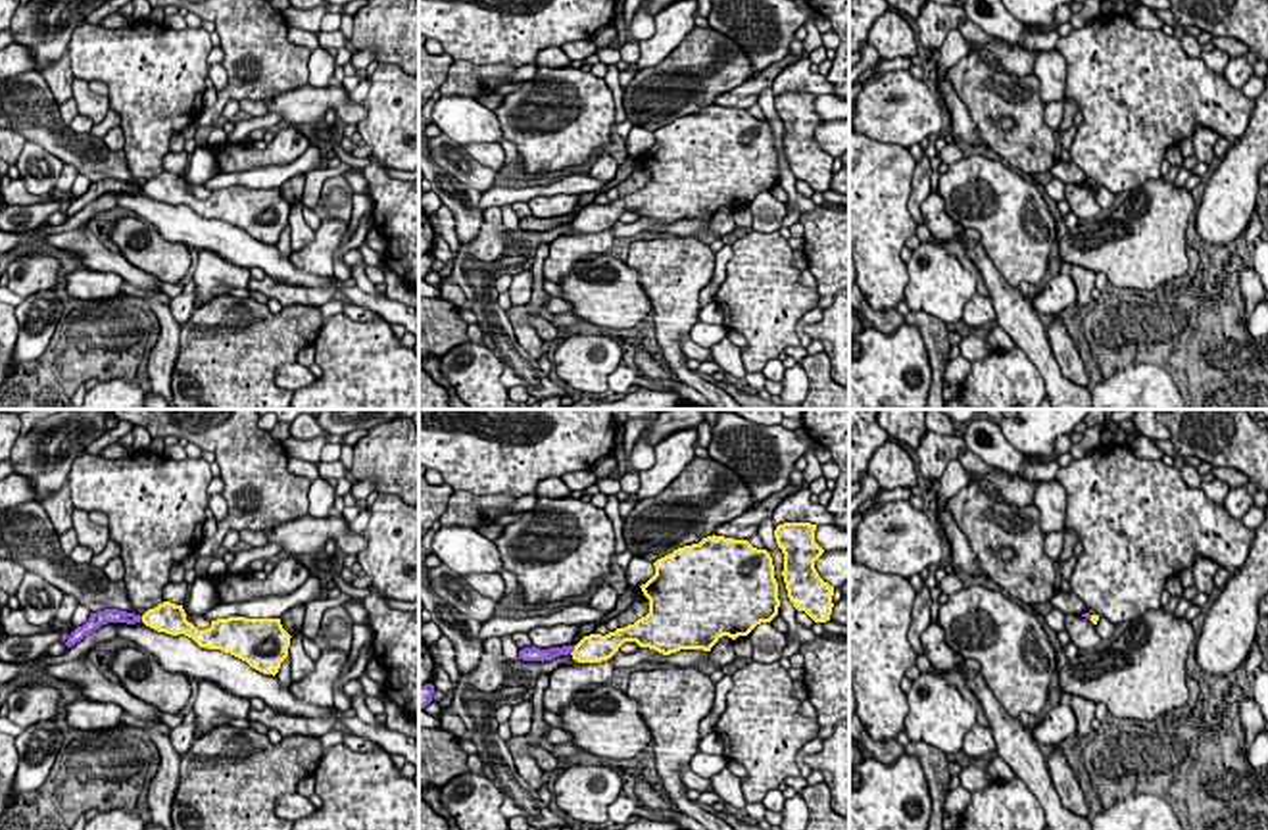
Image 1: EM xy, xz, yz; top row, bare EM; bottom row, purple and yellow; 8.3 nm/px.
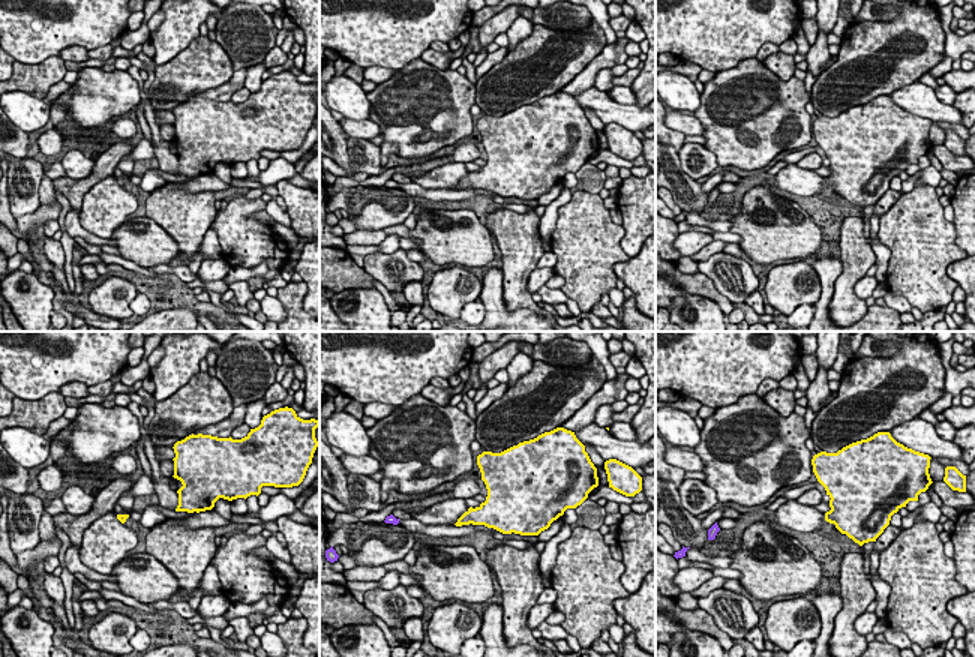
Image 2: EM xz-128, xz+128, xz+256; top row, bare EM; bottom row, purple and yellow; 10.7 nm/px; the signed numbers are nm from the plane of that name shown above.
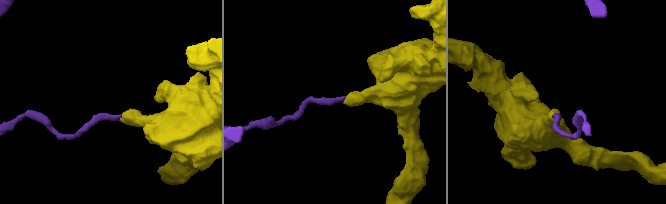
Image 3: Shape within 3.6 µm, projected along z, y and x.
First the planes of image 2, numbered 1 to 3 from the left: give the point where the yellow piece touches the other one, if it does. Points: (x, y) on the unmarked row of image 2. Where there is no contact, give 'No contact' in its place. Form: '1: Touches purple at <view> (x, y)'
1: No contact
2: No contact
3: No contact

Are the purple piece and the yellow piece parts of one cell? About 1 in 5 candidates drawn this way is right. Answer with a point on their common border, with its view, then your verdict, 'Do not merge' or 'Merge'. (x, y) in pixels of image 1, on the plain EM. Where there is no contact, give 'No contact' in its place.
Touches purple at xz (573, 219). Do not merge

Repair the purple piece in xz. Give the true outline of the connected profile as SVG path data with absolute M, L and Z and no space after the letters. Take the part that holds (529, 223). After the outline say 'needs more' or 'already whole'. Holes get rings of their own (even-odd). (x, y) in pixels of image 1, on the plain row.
M563 215L563 217L549 217L549 219L540 219L540 217L524 217L519 221L519 229L523 231L551 231L559 225L569 225L574 221L574 215Z; already whole

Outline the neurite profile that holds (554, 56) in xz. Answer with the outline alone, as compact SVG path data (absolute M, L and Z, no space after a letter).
M549 46L538 52L536 65L542 67L571 67L571 61L561 46Z

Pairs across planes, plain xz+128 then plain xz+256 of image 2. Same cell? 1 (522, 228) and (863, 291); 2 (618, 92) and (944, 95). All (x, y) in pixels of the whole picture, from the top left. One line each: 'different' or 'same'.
1: different
2: same

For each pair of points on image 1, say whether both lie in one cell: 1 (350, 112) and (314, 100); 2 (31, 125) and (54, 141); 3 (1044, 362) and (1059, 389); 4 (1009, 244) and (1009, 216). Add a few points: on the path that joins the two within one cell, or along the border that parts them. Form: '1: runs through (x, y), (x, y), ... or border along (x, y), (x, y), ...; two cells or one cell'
1: runs through (341, 102), (323, 100); one cell
2: runs through (37, 125), (48, 135); one cell
3: runs through (1049, 367), (1055, 383); one cell
4: runs through (1009, 237), (1009, 223); one cell

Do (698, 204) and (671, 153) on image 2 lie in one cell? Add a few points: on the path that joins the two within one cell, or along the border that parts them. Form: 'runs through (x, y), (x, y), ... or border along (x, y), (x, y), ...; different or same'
runs through (686, 192), (671, 176), (671, 165); same

